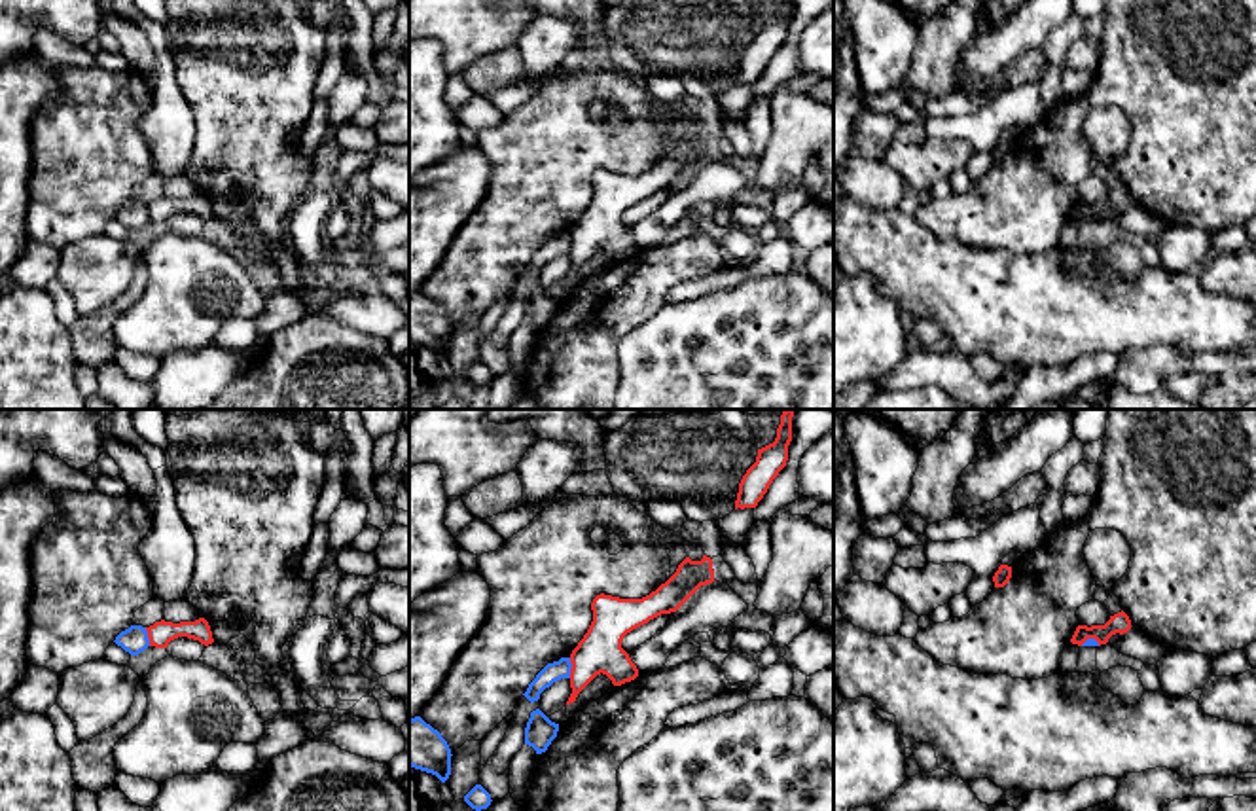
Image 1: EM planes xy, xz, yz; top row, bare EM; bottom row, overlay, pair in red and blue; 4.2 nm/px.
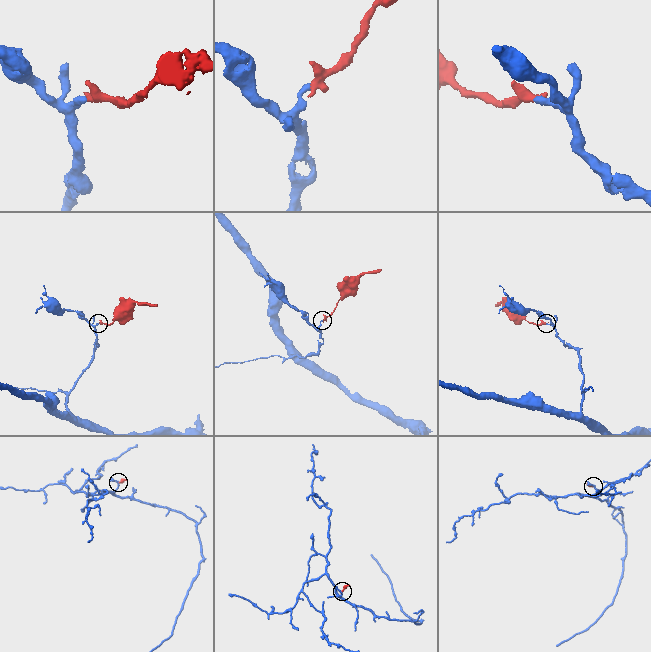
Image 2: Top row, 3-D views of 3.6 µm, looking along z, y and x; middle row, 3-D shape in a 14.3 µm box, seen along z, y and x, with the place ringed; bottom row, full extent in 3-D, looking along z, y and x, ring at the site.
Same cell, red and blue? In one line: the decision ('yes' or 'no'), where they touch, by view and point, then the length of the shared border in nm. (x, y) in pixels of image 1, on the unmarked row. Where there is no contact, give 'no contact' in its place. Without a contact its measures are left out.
no | xz (573, 243) | 90 nm

